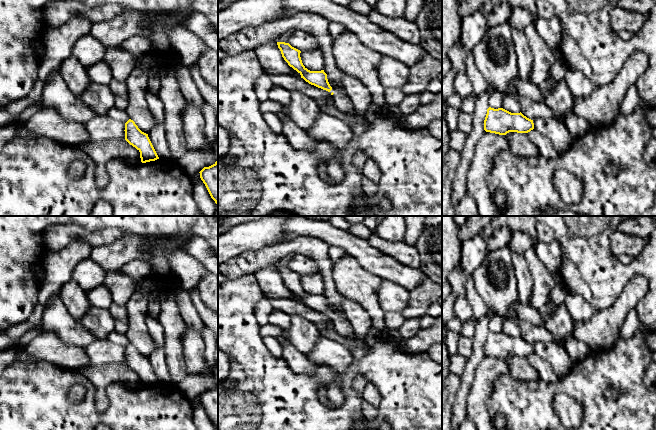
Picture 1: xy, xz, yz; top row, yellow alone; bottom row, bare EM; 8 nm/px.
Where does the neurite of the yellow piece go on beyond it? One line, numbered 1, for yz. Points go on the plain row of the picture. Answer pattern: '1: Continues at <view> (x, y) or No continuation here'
1: No continuation here

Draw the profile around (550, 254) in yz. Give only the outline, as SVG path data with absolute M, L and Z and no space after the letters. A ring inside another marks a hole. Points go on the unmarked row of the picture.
M555 239L550 243L539 241L534 248L538 258L552 274L559 271L562 263L562 249Z

